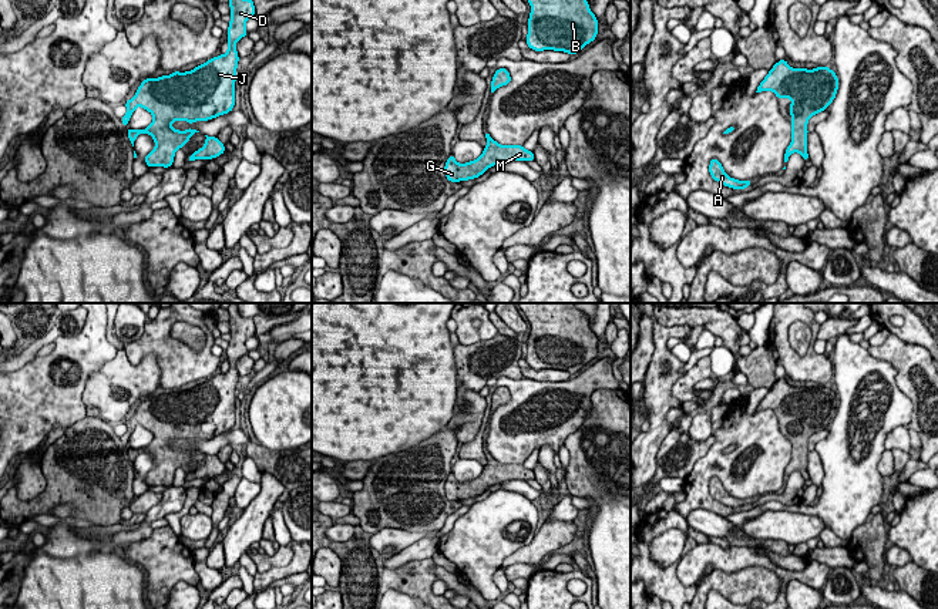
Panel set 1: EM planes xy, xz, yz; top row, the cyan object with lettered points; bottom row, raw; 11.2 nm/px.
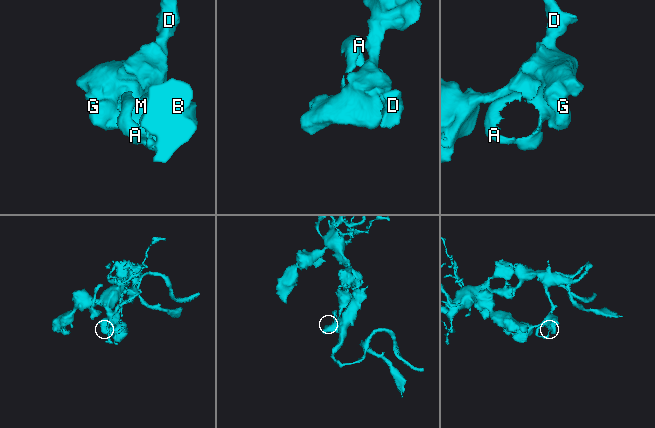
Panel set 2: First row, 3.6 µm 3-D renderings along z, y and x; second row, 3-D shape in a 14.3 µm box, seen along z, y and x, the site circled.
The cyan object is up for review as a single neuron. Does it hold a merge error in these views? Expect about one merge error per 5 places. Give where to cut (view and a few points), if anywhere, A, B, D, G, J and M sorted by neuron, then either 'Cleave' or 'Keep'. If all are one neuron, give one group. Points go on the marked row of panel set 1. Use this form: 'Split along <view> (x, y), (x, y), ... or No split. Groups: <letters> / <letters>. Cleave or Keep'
No split. Groups: A B D G J M. Keep

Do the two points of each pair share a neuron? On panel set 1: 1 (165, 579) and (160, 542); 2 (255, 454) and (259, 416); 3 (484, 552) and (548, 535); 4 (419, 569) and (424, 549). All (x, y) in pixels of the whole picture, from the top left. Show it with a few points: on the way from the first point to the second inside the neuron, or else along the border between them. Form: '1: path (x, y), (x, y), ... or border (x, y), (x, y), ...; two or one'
1: path (165, 571), (162, 551); one
2: border (256, 441), (272, 450), (289, 450); two
3: border (535, 534), (528, 544), (504, 558); two
4: border (430, 557), (410, 559), (399, 567), (389, 568); two

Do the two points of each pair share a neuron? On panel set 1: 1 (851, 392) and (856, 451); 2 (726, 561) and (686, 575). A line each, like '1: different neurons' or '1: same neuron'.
1: same neuron
2: same neuron

